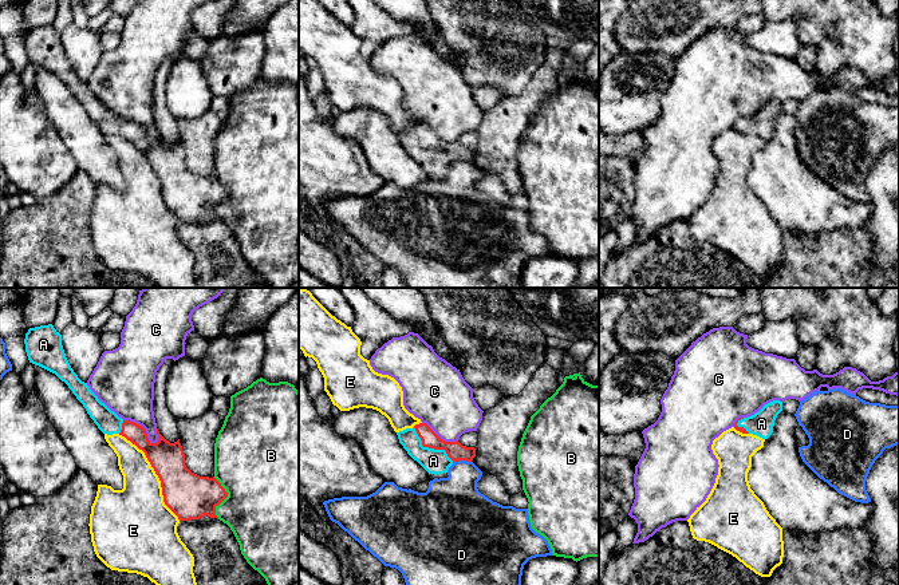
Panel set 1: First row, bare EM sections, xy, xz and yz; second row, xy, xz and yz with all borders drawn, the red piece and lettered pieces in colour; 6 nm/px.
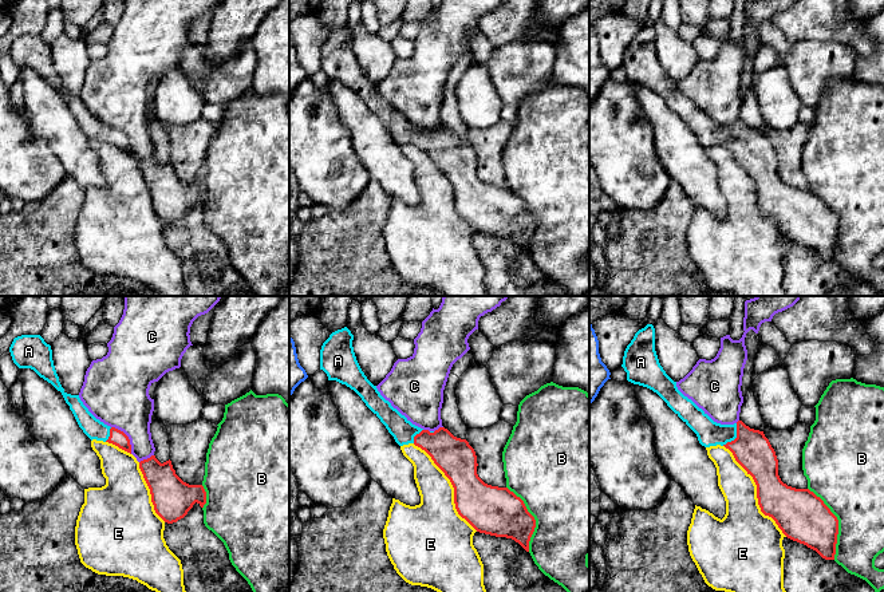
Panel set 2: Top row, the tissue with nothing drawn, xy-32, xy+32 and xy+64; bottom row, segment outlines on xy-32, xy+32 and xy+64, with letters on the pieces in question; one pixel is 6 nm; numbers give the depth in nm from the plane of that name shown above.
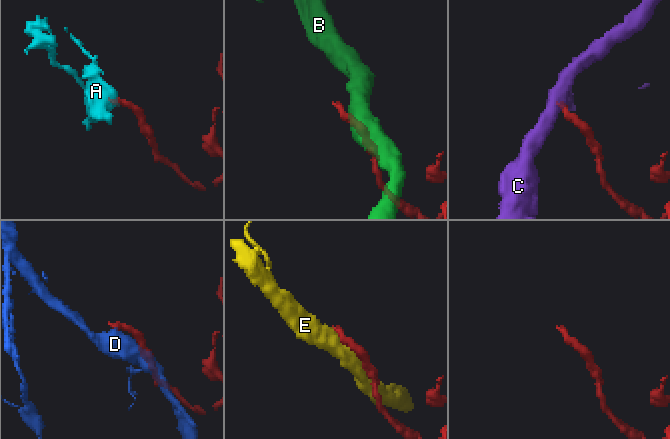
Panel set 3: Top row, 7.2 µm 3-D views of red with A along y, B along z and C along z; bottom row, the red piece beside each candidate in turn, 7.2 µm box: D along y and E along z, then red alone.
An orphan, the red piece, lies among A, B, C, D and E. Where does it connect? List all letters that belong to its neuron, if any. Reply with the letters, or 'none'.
A

